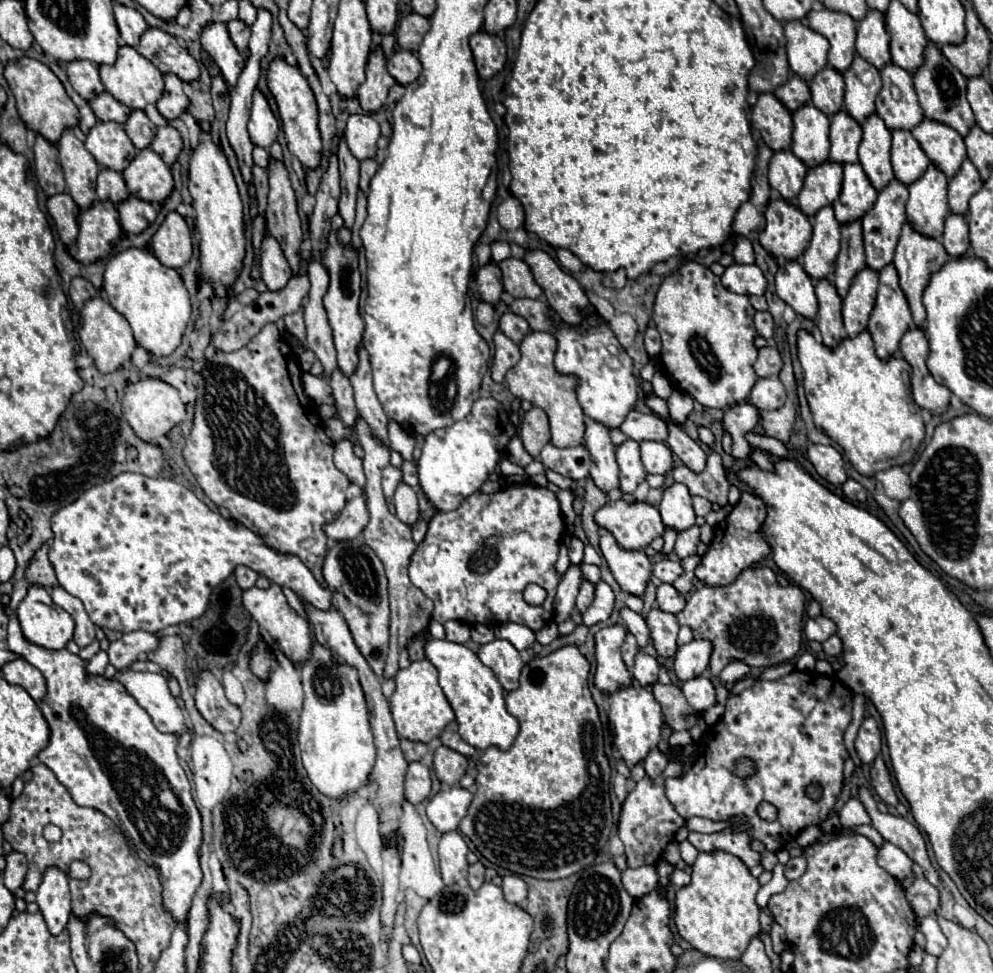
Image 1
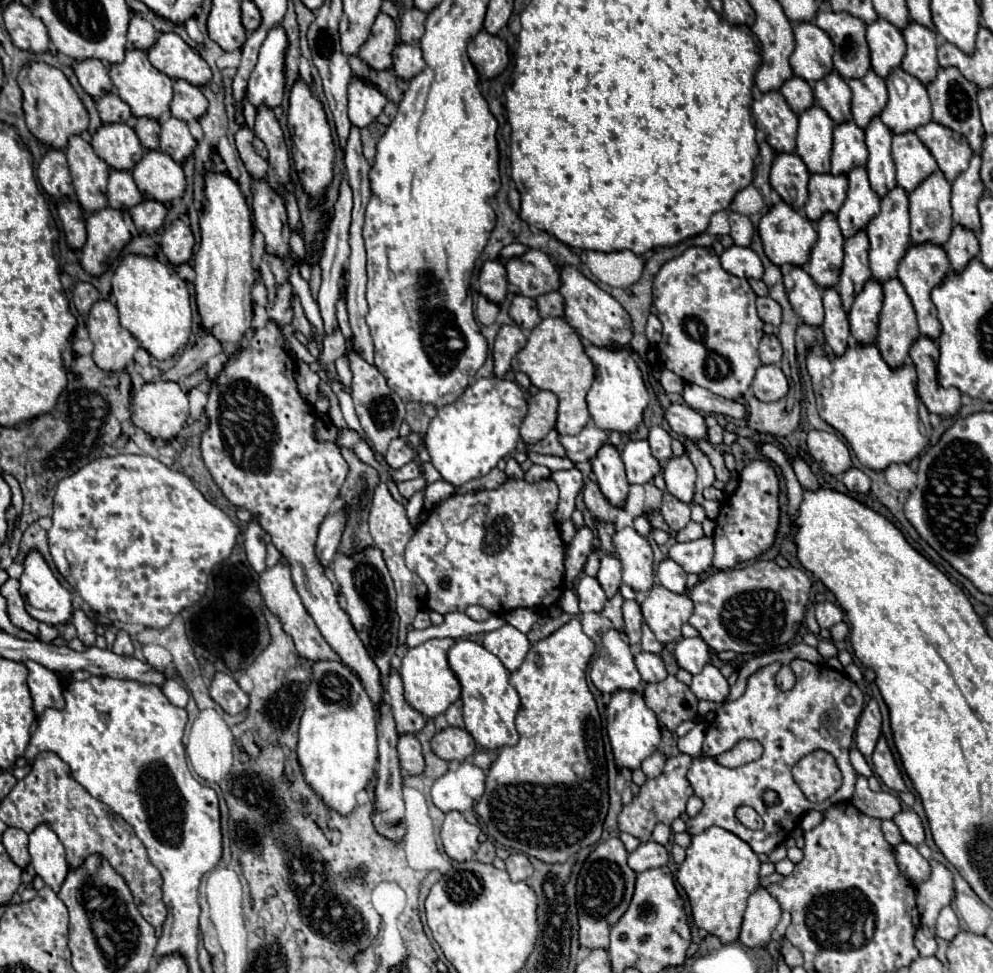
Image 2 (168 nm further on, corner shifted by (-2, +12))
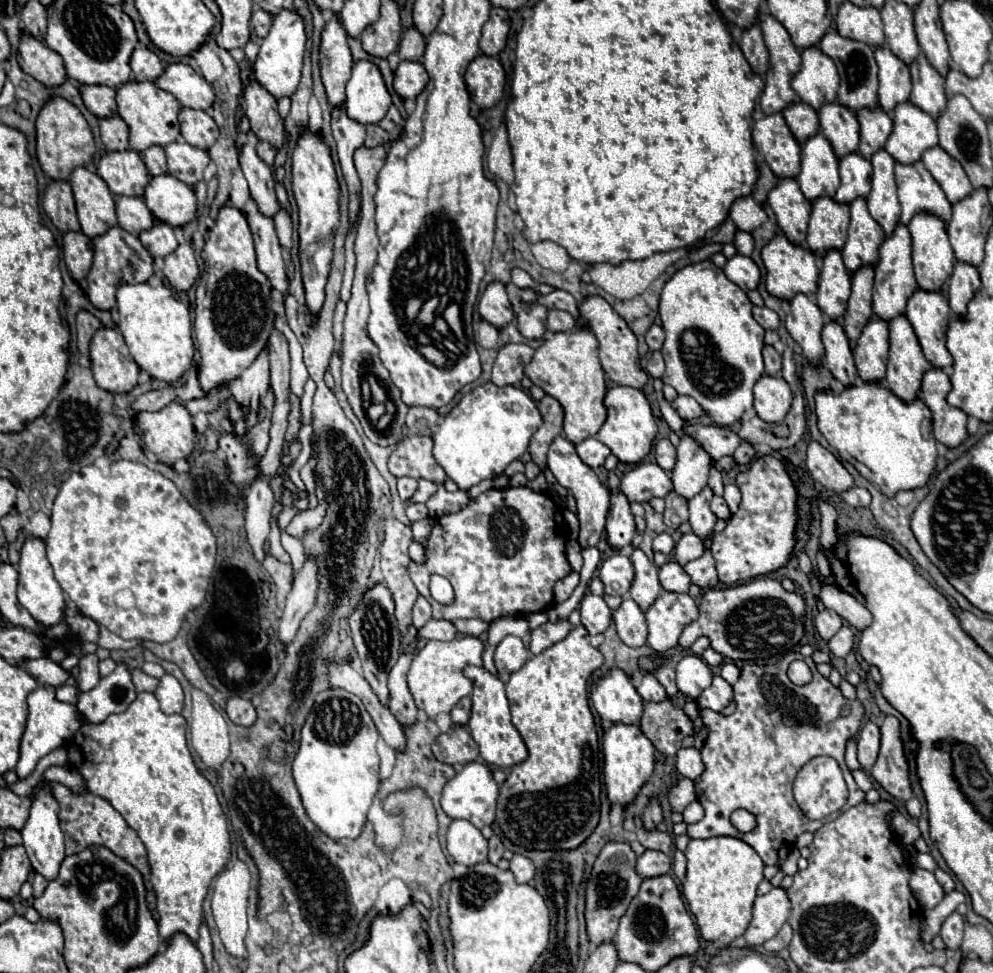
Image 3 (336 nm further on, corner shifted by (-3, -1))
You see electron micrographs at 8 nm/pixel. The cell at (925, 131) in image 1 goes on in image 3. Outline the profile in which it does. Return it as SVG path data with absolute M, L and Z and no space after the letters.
M940 146L928 148L922 154L922 162L932 174L932 178L940 184L950 204L954 204L956 200L962 200L964 196L968 196L968 192L972 192L970 178L966 176L962 164L954 160L948 152L944 152Z

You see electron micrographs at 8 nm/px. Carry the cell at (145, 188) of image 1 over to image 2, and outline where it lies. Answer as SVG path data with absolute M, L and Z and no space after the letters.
M147 151L135 165L133 179L147 199L171 203L185 195L185 173L179 163L161 151Z

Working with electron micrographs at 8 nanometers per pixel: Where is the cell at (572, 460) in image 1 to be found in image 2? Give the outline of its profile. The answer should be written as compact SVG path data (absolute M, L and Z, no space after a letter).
M587 425L579 435L573 435L573 437L561 437L561 443L563 447L567 449L567 457L573 461L573 463L579 463L579 461L589 461L597 455L597 451L609 443L609 437L605 431L601 431L599 427L595 425Z

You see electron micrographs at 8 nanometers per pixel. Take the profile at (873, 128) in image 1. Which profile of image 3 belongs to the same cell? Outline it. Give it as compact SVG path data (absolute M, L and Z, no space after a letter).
M878 150L874 152L870 162L874 166L874 176L872 176L872 190L866 198L868 210L888 236L888 232L892 232L900 216L900 202L896 198L896 180L894 180L896 160L886 150Z

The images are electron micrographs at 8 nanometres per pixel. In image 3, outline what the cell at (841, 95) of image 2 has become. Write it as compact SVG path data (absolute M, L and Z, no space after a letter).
M828 102L818 110L820 132L828 138L838 156L858 150L858 120L856 114L840 102Z

